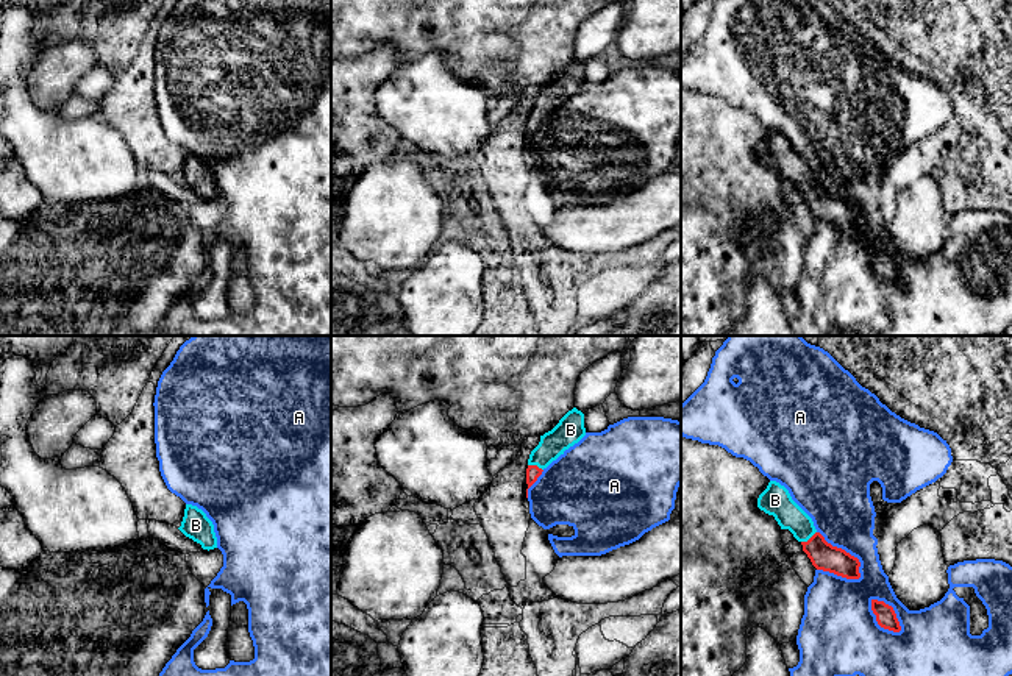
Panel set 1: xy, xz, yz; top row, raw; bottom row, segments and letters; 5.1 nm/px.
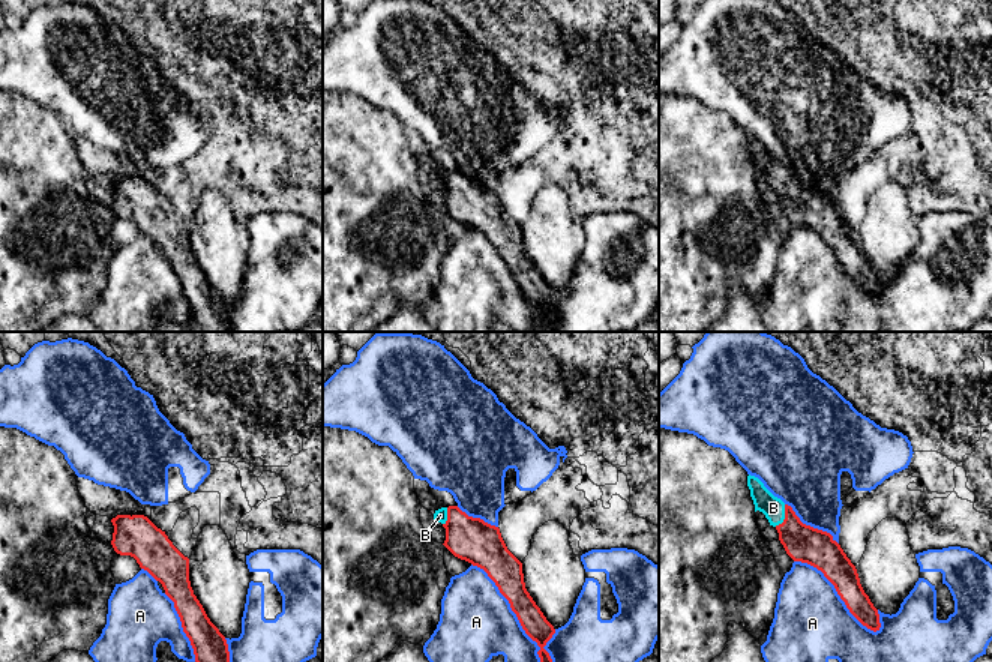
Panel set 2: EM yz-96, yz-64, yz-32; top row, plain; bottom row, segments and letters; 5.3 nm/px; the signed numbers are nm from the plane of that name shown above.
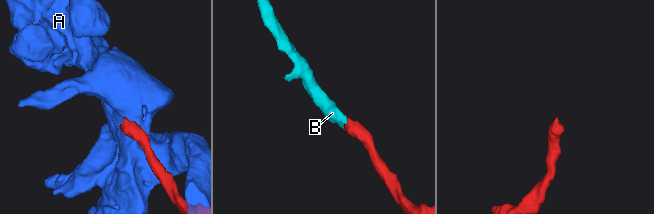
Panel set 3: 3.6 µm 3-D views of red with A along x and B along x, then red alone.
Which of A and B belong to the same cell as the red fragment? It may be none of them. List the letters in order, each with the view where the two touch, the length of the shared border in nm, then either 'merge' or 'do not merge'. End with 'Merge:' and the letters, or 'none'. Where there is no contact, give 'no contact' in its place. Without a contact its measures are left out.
A: meets red in yz; contact 340 nm long; do not merge
B: meets red in xz; contact 90 nm long; merge
Merge: B

